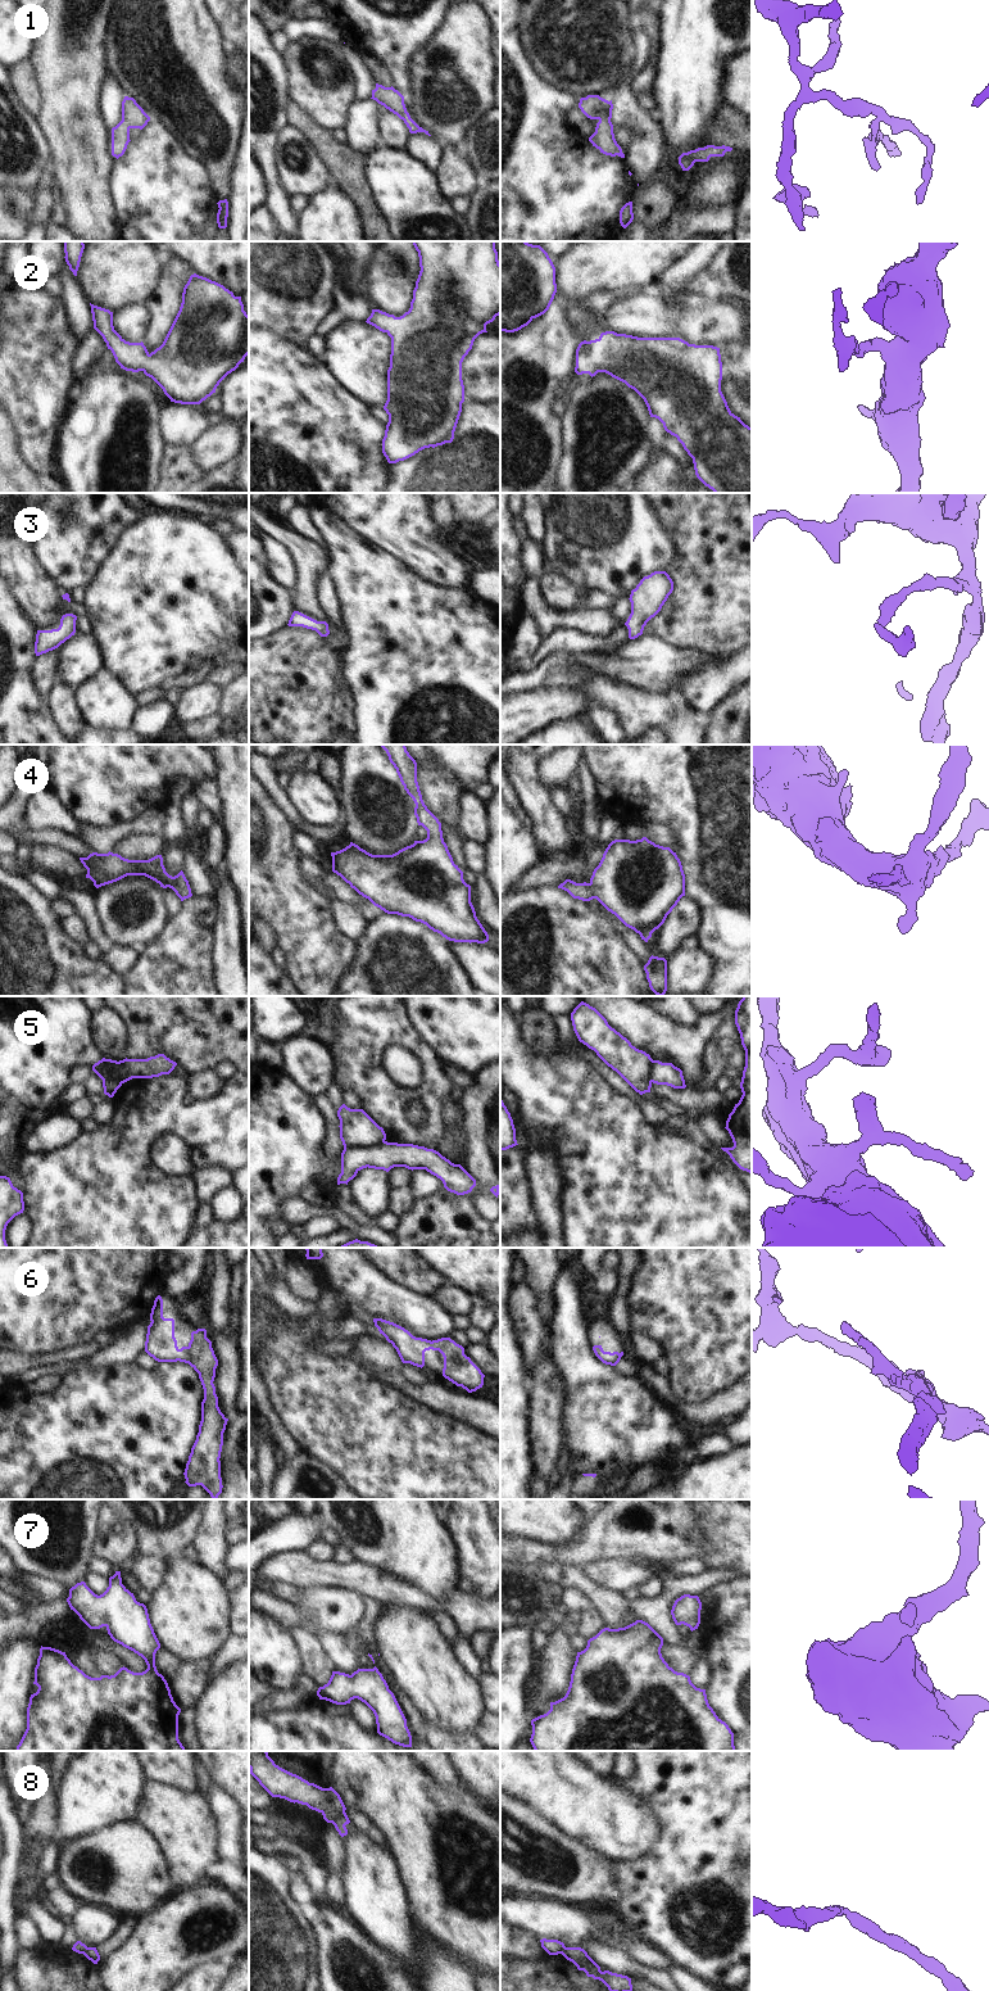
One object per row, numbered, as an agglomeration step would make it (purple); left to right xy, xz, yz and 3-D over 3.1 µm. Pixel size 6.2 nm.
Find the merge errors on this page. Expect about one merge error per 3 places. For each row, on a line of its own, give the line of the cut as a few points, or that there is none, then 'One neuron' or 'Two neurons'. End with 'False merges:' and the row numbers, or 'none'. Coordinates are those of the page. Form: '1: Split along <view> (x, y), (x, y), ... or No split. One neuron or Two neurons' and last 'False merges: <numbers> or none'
1: No split. One neuron
2: No split. One neuron
3: No split. One neuron
4: No split. One neuron
5: Split along xz (384, 1140), (366, 1148), (344, 1148). Two neurons
6: No split. One neuron
7: No split. One neuron
8: Split along xz (344, 1810), (332, 1823). Two neurons
False merges: 5, 8.

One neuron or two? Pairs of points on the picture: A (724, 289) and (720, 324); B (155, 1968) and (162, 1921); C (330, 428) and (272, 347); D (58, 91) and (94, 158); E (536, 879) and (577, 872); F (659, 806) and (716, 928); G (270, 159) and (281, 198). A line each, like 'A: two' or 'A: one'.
A: two
B: one
C: one
D: one
E: one
F: one
G: one

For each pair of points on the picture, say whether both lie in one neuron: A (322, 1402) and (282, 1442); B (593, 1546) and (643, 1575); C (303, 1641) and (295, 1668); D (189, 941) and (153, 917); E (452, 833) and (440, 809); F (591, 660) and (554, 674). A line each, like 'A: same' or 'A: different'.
A: different
B: different
C: different
D: different
E: different
F: same

